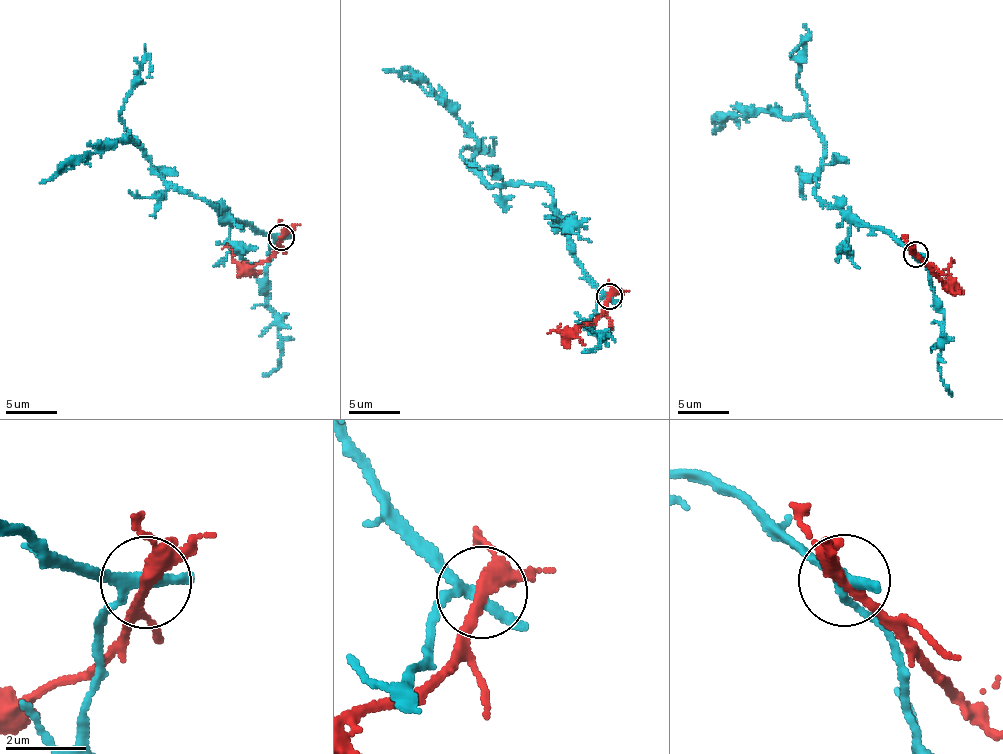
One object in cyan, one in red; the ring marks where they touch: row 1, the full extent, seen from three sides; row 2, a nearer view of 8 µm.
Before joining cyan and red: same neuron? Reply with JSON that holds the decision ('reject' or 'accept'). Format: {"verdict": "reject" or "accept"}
{"verdict": "reject"}

